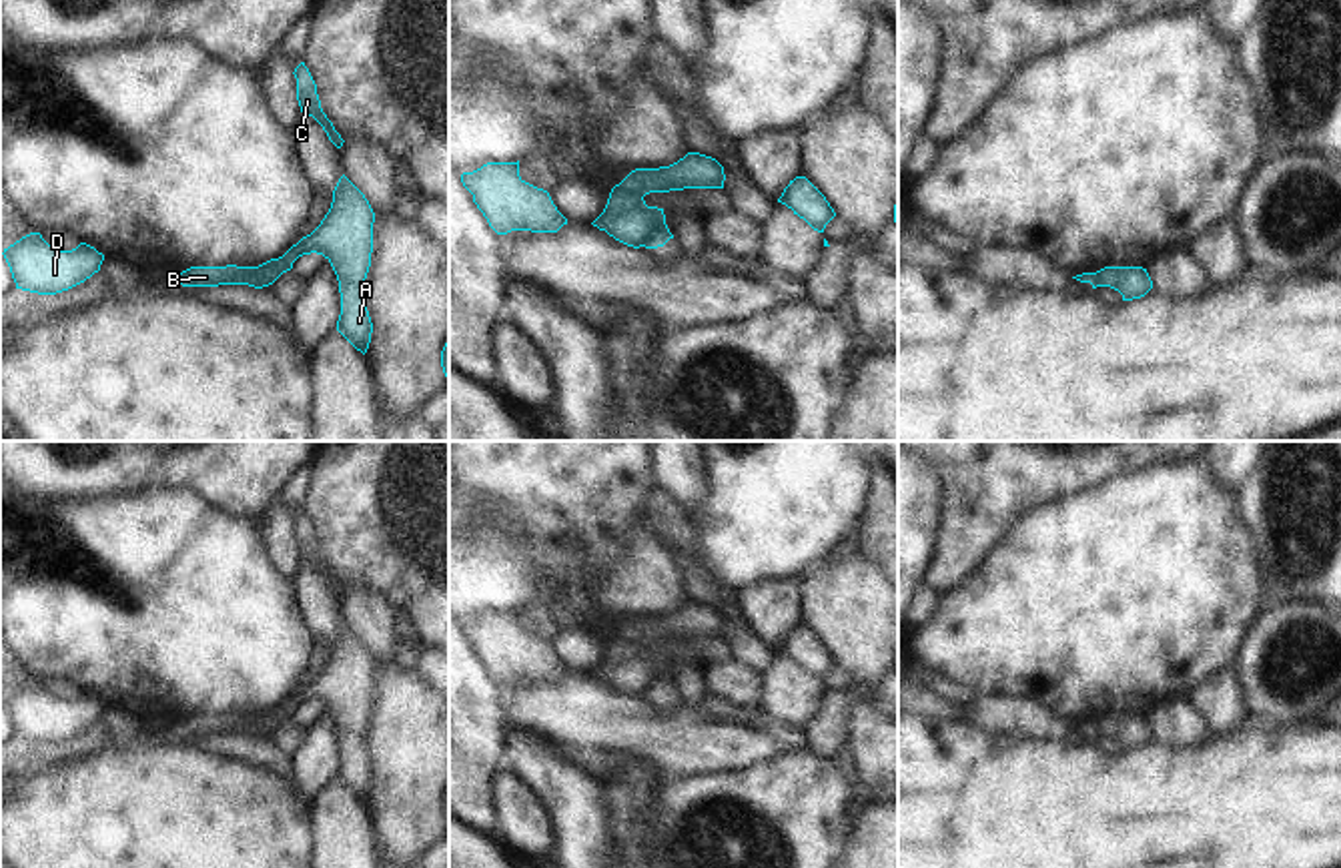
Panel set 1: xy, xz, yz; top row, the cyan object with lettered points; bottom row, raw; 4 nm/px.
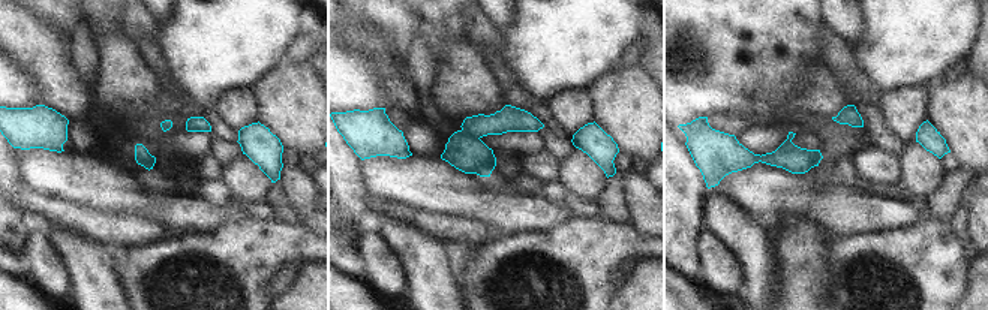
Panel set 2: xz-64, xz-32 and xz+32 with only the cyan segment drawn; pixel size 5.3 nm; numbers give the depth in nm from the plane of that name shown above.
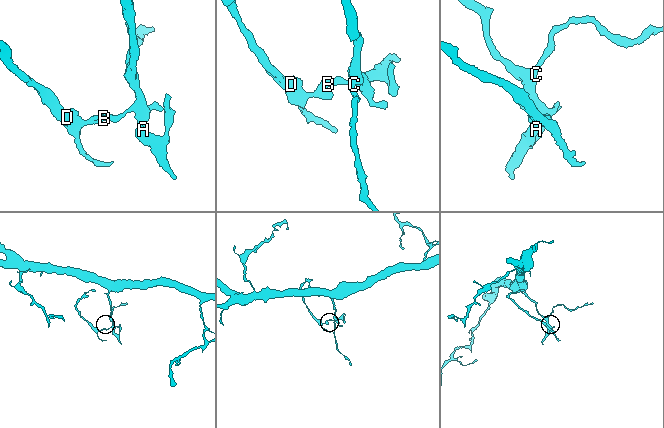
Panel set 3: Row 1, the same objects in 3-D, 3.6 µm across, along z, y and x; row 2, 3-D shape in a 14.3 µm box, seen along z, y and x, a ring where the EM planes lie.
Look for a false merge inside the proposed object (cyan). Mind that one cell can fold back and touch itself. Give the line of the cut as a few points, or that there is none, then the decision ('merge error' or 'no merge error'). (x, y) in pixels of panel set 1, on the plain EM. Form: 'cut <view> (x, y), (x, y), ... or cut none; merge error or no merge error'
cut xz (622, 630), (642, 646); merge error

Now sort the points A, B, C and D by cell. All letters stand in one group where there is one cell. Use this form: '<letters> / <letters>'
A B C / D

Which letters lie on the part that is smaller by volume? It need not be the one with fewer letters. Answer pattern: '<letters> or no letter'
D

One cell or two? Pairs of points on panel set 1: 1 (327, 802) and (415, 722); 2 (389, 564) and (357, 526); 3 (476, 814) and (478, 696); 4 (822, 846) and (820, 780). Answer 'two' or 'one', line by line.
1: two
2: one
3: one
4: one

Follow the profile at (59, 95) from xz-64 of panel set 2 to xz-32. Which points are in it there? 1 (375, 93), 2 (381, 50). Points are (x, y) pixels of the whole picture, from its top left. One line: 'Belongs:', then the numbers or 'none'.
Belongs: 2

